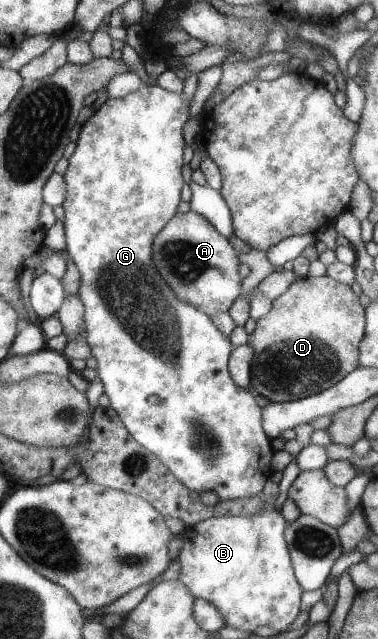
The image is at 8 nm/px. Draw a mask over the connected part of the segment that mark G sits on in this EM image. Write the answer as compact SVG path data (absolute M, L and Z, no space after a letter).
M142 84L135 92L126 94L124 97L109 97L93 115L82 124L81 132L76 141L76 148L68 159L68 168L64 174L67 185L67 194L63 201L64 229L66 232L66 250L76 264L81 280L79 290L80 301L84 304L85 322L80 335L89 343L92 356L97 359L97 372L104 386L104 393L111 402L111 407L120 413L121 420L128 427L135 439L146 449L170 468L183 484L191 490L203 494L204 492L215 493L221 501L234 501L255 496L264 489L271 474L273 448L268 433L265 432L264 418L261 418L261 408L255 402L253 389L241 388L234 380L228 360L235 350L229 337L217 328L212 318L196 306L183 302L177 292L171 288L167 280L163 278L160 270L156 267L153 258L152 244L155 236L167 226L172 216L179 212L179 204L182 200L180 192L184 188L181 166L183 166L183 126L190 118L191 102L182 91L168 91L157 84Z

